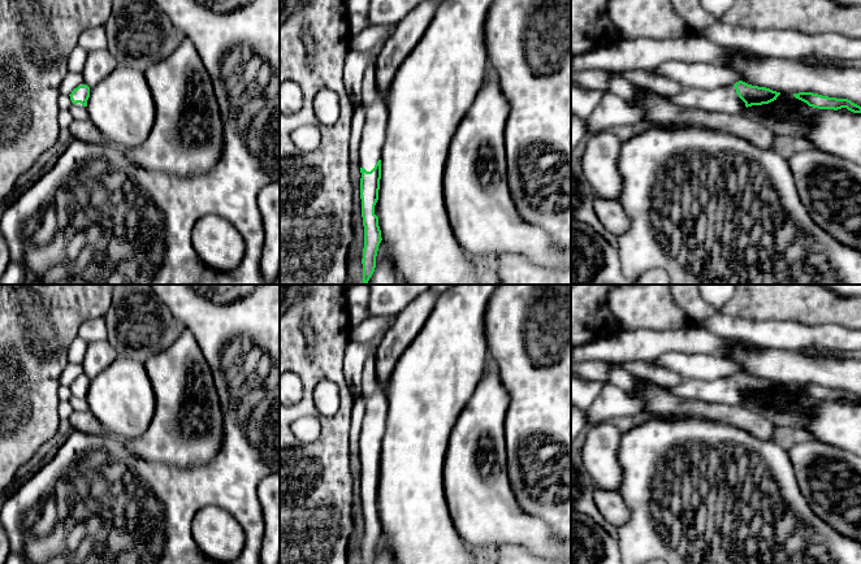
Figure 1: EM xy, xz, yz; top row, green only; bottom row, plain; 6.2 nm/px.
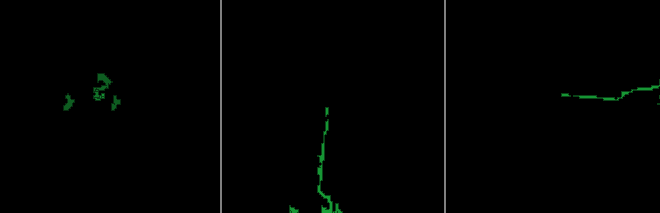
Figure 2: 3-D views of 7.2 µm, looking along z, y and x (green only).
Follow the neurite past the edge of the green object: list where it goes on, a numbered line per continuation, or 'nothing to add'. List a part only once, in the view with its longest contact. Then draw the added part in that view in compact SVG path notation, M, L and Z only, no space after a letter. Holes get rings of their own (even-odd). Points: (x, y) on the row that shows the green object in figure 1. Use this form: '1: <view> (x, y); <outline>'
1: xz (373, 133); M376 62L367 69L362 96L364 127L359 143L359 165L371 172L381 160L388 126L388 105L376 91Z

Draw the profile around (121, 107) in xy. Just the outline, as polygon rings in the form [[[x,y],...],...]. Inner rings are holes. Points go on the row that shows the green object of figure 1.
[[[118,65],[91,88],[87,112],[105,142],[121,149],[142,144],[156,116],[144,71]]]

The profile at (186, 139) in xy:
[[[183,38],[169,57],[147,68],[144,77],[155,101],[155,123],[142,144],[124,149],[125,156],[147,172],[183,178],[212,170],[221,157],[224,126],[212,79],[194,44]]]

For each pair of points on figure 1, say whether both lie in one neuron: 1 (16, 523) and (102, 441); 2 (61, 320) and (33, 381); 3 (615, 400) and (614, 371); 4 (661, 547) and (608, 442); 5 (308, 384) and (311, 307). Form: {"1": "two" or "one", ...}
{"1": "one", "2": "one", "3": "two", "4": "two", "5": "one"}

